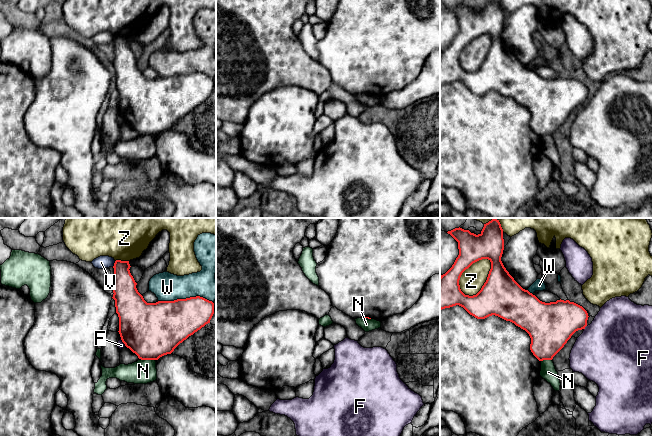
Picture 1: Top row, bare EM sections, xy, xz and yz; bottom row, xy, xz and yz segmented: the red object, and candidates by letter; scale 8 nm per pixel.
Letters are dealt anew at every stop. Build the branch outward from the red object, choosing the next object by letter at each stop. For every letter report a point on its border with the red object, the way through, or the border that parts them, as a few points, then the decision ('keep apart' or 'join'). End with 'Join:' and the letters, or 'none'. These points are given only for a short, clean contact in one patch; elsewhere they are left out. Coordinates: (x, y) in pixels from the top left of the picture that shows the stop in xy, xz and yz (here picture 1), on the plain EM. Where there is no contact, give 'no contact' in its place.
F: contact yz (585, 102); keep apart
N: contact xy (147, 135); border xy (140, 134), (154, 136); keep apart
V: contact xy (114, 40); border xy (115, 37), (112, 42); keep apart
W: contact xy (185, 75); keep apart
Z: contact yz (485, 58); keep apart
Join: none

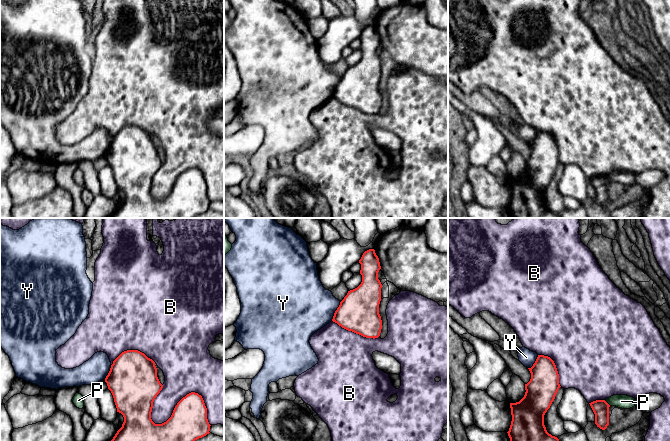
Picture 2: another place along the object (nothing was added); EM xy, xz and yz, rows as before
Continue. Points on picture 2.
B: contact xy (174, 185); keep apart
P: contact yz (606, 178); border yz (604, 176), (610, 181); keep apart
Y: contact xz (335, 87); join
Join: Y

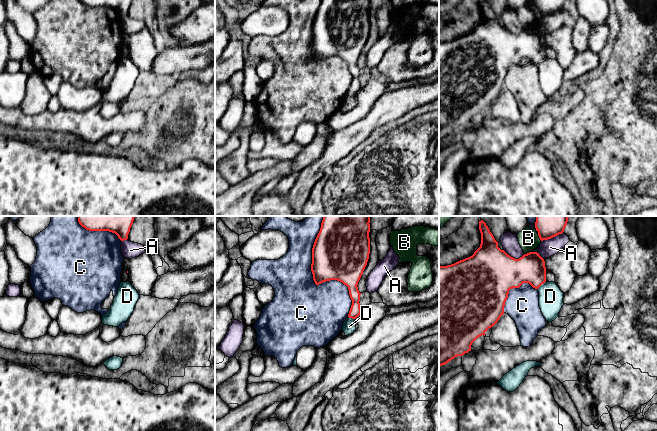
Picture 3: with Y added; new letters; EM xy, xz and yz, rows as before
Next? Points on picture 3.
A: contact yz (551, 13); keep apart
B: contact yz (527, 29); keep apart
C: contact xz (316, 60); keep apart
D: contact yz (541, 60); border yz (545, 57), (537, 64); keep apart
Join: none

